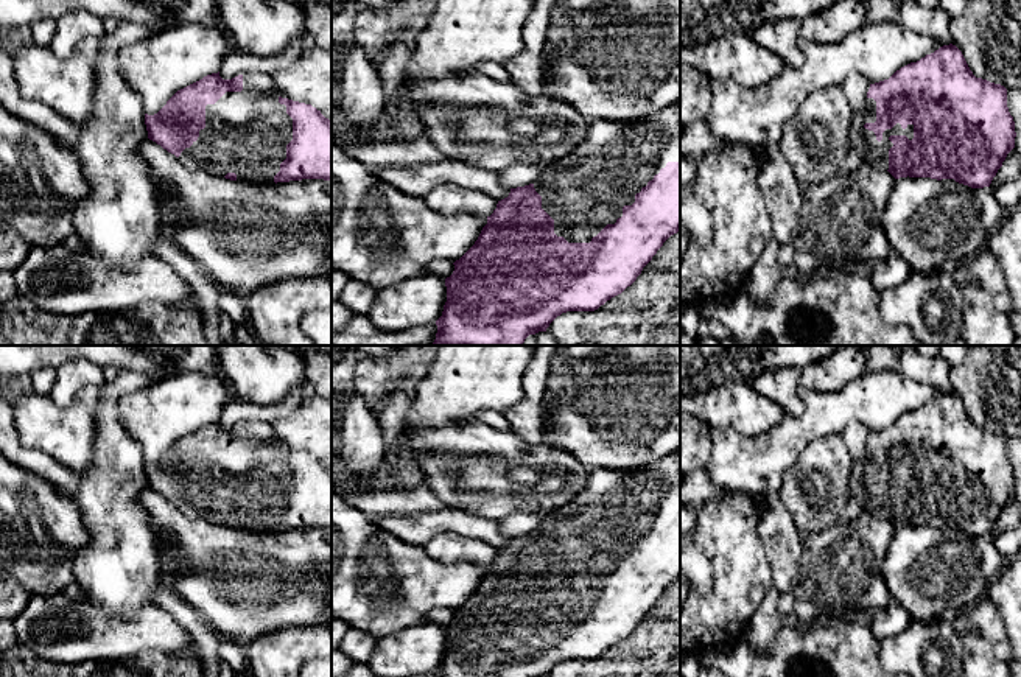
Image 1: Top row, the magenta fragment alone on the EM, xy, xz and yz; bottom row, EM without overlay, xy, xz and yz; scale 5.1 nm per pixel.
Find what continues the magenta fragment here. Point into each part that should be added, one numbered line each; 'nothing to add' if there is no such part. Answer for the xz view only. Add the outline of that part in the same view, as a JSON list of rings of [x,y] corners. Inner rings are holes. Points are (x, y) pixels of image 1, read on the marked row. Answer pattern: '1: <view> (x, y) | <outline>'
1: xz (585, 190) | [[[680,101],[644,118],[615,123],[591,120],[585,139],[565,157],[542,168],[535,191],[542,196],[542,209],[554,219],[554,233],[568,243],[590,243],[607,224],[623,216],[623,207],[635,202],[635,195],[666,167],[680,162]]]

